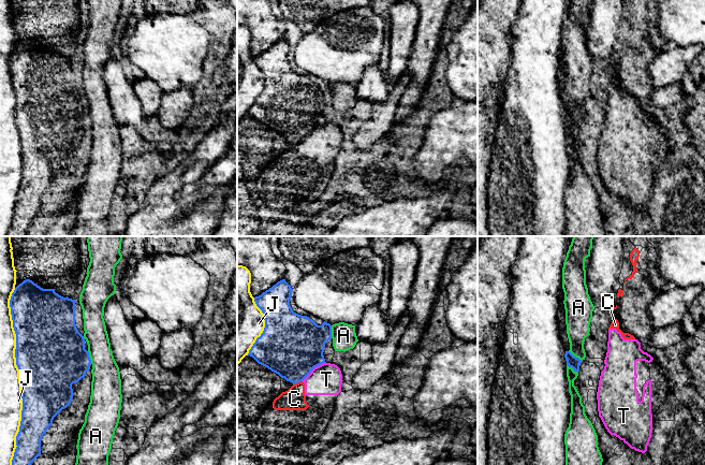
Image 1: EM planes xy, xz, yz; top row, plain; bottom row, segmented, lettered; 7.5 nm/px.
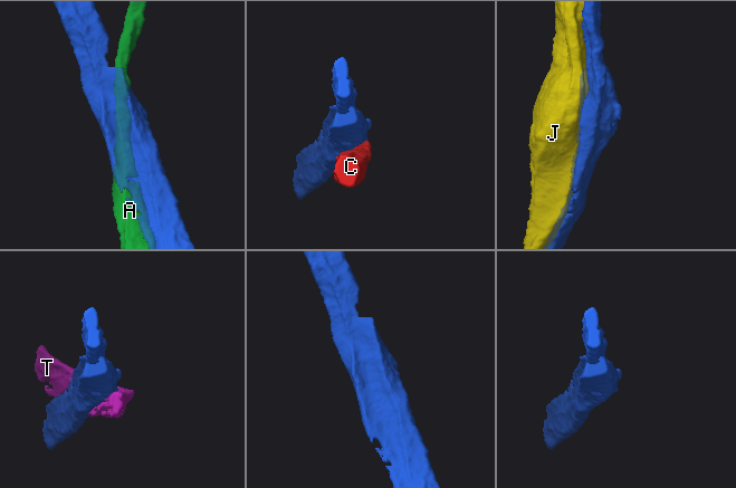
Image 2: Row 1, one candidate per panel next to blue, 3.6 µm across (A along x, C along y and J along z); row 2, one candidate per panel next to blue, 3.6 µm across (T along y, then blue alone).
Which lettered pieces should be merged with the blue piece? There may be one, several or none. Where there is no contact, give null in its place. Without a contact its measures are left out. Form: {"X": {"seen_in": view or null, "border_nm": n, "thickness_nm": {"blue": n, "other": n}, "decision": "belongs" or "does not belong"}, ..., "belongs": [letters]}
{"A": {"seen_in": "yz", "border_nm": 130, "thickness_nm": {"blue": 90, "other": 180}, "decision": "does not belong"}, "C": {"seen_in": "xz", "border_nm": 80, "thickness_nm": {"blue": 420, "other": 170}, "decision": "does not belong"}, "J": {"seen_in": "xy", "border_nm": 1400, "thickness_nm": {"blue": 460, "other": 180}, "decision": "does not belong"}, "T": {"seen_in": "xz", "border_nm": 240, "thickness_nm": {"blue": 480, "other": 240}, "decision": "does not belong"}, "belongs": []}

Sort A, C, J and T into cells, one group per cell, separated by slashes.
A / C T / J

